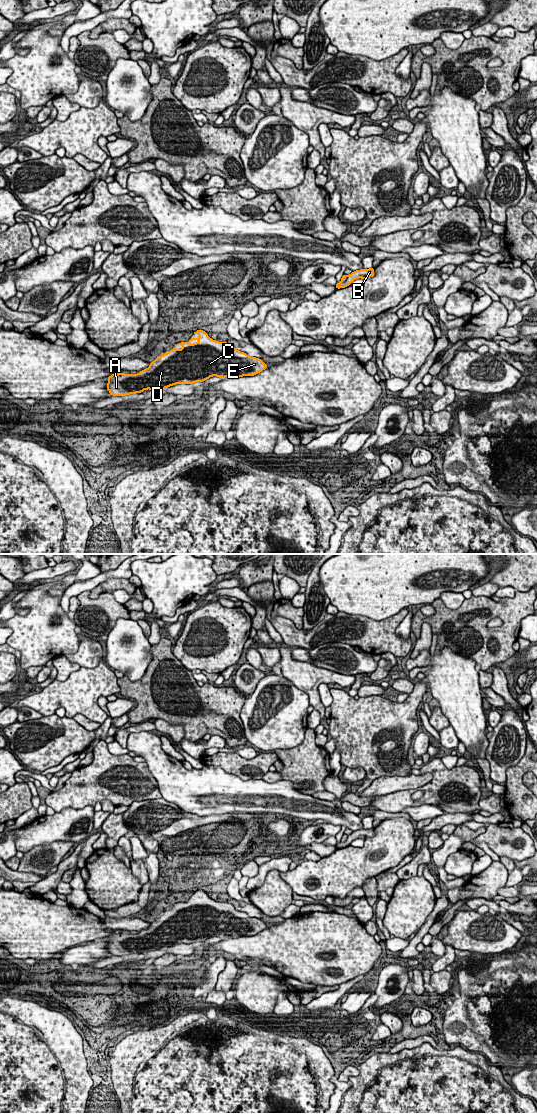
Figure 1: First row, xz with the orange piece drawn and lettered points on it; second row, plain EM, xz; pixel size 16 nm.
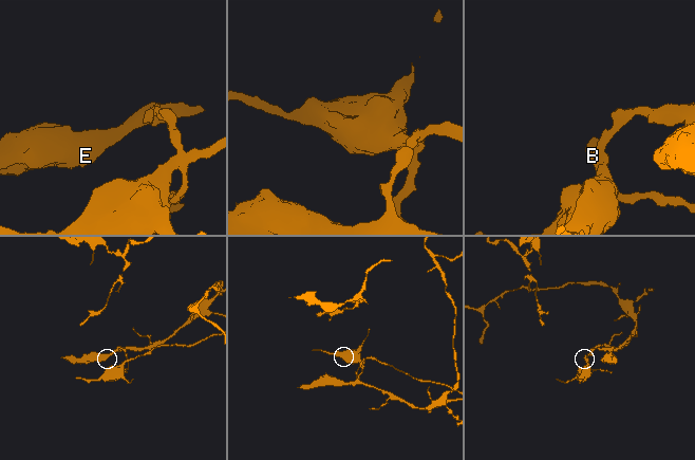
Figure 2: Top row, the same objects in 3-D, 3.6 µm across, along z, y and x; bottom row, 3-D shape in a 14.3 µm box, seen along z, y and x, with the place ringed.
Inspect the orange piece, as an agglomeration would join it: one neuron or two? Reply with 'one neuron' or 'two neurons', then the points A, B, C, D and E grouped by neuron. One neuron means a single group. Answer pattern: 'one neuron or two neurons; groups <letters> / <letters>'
two neurons; groups A C D E / B

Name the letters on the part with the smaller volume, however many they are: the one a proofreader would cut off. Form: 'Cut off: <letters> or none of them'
Cut off: B

